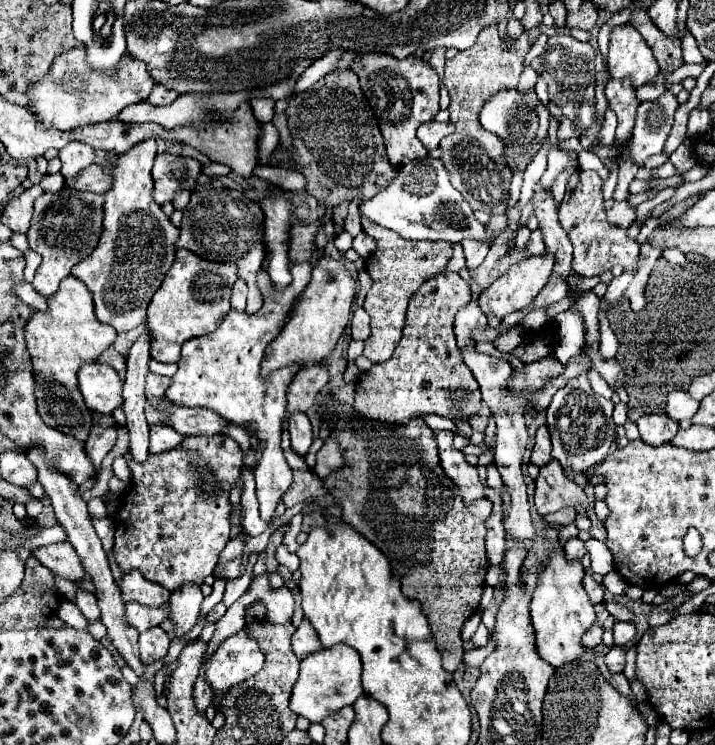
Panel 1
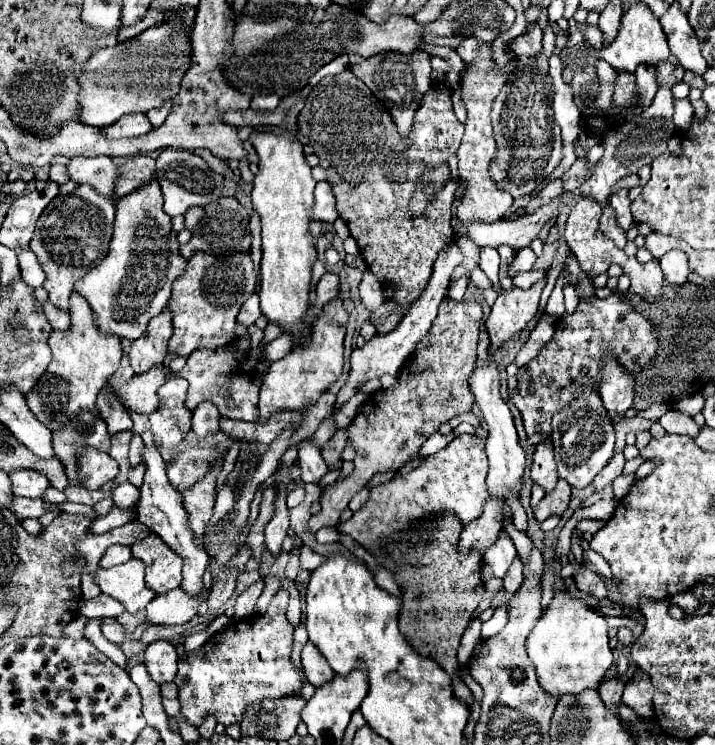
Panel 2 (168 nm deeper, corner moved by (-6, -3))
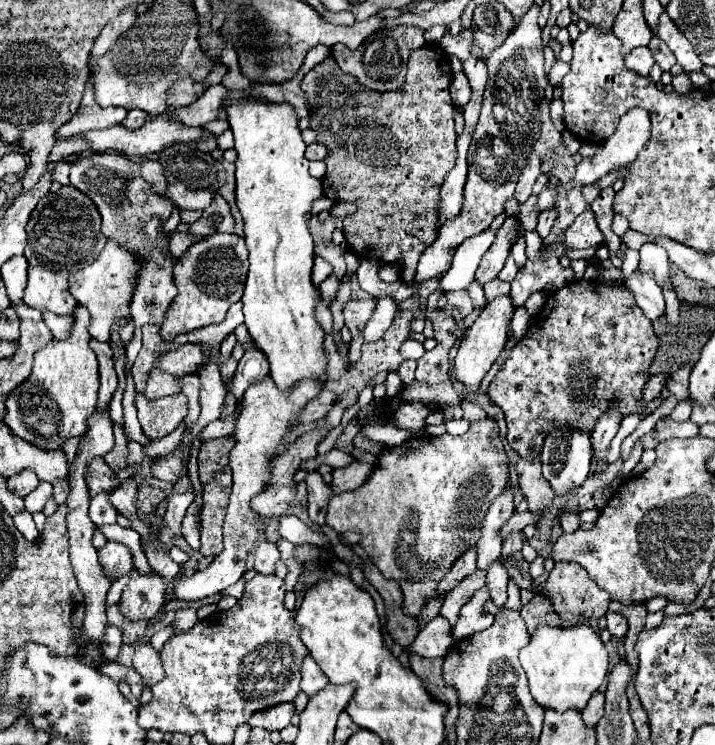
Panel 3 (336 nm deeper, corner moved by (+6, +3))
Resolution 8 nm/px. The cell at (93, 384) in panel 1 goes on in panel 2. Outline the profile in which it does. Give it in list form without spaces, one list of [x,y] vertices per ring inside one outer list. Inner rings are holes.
[[[152,367],[148,373],[134,375],[118,391],[112,389],[112,395],[132,413],[152,413],[158,407],[156,391],[168,379],[168,367]]]

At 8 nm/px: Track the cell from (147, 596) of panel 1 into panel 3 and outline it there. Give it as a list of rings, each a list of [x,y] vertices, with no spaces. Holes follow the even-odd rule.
[[[106,541],[106,545],[100,549],[100,563],[104,565],[106,575],[116,581],[132,569],[132,553],[122,543]]]

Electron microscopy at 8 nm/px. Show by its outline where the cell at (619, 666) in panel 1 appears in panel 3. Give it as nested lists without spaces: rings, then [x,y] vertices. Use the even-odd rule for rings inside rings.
[[[596,693],[596,695],[588,701],[586,709],[582,711],[584,725],[586,725],[586,727],[596,727],[598,721],[600,721],[600,717],[602,717],[602,713],[604,713],[604,695],[602,695],[602,693]]]

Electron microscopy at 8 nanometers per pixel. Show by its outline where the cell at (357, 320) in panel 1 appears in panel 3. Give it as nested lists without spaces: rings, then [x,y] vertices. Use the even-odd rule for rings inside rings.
[[[348,301],[344,305],[344,319],[346,327],[352,333],[352,343],[350,343],[350,361],[358,363],[360,361],[360,347],[364,343],[362,339],[362,329],[368,323],[370,315],[376,309],[376,301]]]

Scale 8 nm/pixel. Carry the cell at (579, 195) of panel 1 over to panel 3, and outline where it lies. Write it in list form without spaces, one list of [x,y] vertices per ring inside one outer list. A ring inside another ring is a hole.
[[[636,271],[626,281],[626,287],[634,293],[636,305],[650,321],[658,321],[664,315],[664,295],[662,295],[662,289],[652,279],[652,275]]]

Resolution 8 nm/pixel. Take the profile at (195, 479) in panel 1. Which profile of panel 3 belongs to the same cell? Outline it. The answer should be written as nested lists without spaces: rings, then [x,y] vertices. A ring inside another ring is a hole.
[[[132,573],[130,583],[122,591],[122,599],[118,601],[120,613],[126,621],[152,621],[166,601],[164,579],[156,573],[140,575]]]

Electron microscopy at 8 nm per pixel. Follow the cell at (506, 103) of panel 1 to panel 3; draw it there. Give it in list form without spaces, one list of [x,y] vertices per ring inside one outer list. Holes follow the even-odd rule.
[[[532,5],[520,19],[520,23],[514,27],[514,31],[508,35],[508,39],[494,49],[494,53],[488,57],[486,65],[488,65],[488,85],[484,91],[484,105],[482,105],[482,113],[476,125],[476,131],[472,135],[472,143],[470,143],[470,151],[468,151],[468,179],[464,185],[464,203],[462,209],[456,217],[448,219],[448,223],[444,223],[438,231],[438,239],[428,245],[418,261],[416,267],[416,279],[414,283],[432,279],[440,273],[446,273],[452,261],[452,251],[468,237],[478,235],[482,231],[486,231],[492,221],[504,213],[504,203],[508,199],[514,197],[514,189],[520,177],[520,171],[526,163],[526,155],[532,151],[534,147],[534,139],[540,131],[540,111],[538,105],[542,101],[544,89],[548,85],[548,79],[544,75],[544,53],[542,53],[542,29],[538,25],[538,13],[540,13],[540,5]]]

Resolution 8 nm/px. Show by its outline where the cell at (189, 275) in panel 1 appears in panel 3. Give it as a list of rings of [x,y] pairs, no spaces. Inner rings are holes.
[[[230,233],[208,235],[200,239],[176,261],[174,281],[178,287],[178,297],[172,301],[160,335],[164,341],[174,341],[180,333],[190,333],[198,327],[220,323],[232,303],[242,299],[244,283],[248,273],[248,249],[242,237]]]

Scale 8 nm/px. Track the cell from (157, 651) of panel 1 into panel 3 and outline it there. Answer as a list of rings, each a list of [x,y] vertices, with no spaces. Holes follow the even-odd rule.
[[[150,643],[138,645],[134,653],[134,669],[140,673],[142,683],[146,687],[156,685],[160,679],[164,679],[164,667],[160,663],[160,655],[152,649]]]

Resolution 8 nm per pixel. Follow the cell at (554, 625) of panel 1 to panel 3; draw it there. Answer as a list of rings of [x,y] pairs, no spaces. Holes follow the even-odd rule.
[[[542,625],[532,635],[530,643],[520,651],[520,665],[528,677],[530,693],[542,709],[554,709],[558,713],[568,709],[582,711],[584,703],[588,703],[606,679],[608,651],[590,625]]]

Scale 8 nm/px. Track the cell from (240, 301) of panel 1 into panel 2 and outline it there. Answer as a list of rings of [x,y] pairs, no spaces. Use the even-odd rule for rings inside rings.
[[[254,293],[252,297],[248,297],[248,301],[240,307],[240,313],[238,313],[238,321],[244,323],[246,327],[250,327],[258,317],[260,317],[260,299],[258,295]]]

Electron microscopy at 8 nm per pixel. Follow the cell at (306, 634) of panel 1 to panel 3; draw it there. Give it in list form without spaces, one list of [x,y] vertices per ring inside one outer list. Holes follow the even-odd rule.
[[[308,655],[302,665],[302,683],[300,683],[302,691],[310,697],[310,695],[316,695],[318,691],[322,691],[326,685],[328,685],[328,677],[320,671],[320,667]]]

